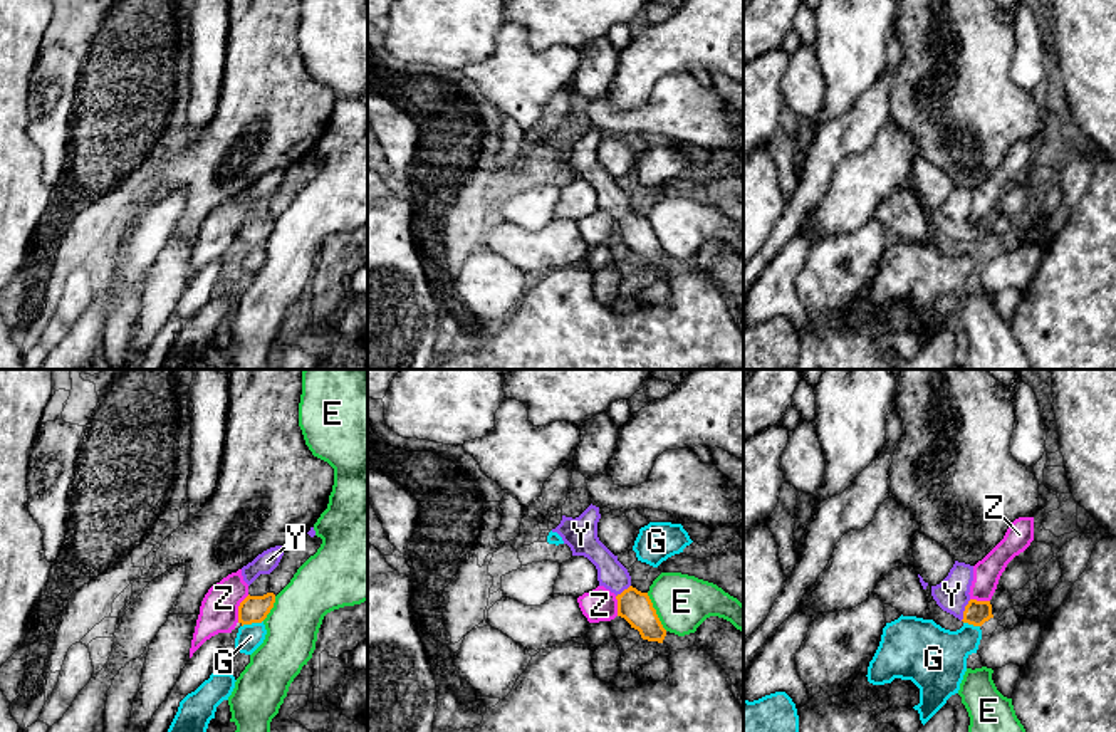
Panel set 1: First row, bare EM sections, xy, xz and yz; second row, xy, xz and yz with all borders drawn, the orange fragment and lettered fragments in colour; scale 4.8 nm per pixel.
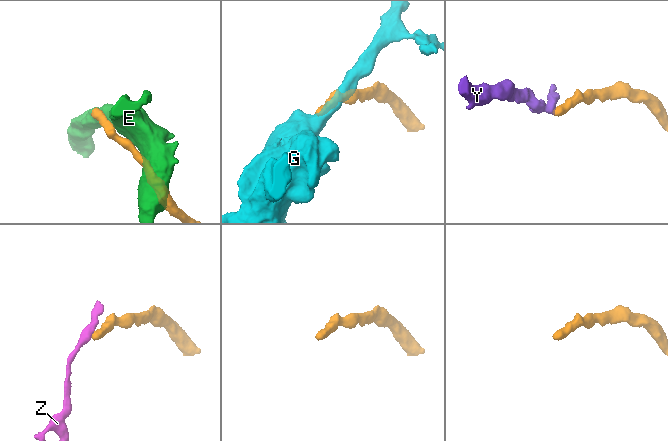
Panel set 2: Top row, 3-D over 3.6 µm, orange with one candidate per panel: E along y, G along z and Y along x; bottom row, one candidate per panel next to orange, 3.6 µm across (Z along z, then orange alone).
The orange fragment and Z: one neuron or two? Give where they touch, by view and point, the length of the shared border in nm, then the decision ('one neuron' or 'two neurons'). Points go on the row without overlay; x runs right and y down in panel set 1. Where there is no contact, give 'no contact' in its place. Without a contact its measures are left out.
contact xy (239, 232); length 150 nm; two neurons

